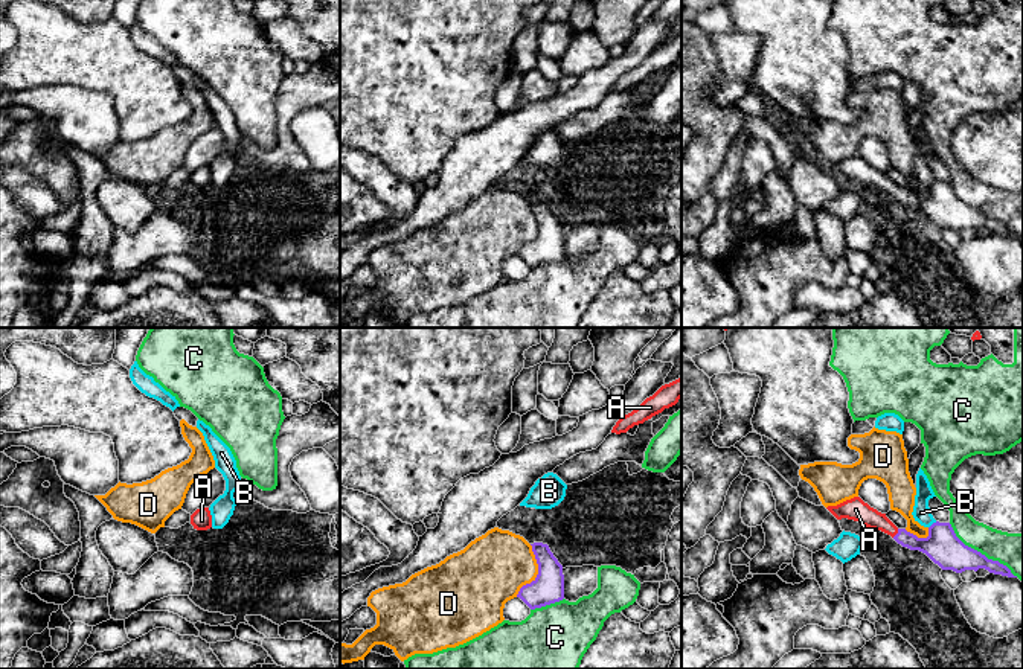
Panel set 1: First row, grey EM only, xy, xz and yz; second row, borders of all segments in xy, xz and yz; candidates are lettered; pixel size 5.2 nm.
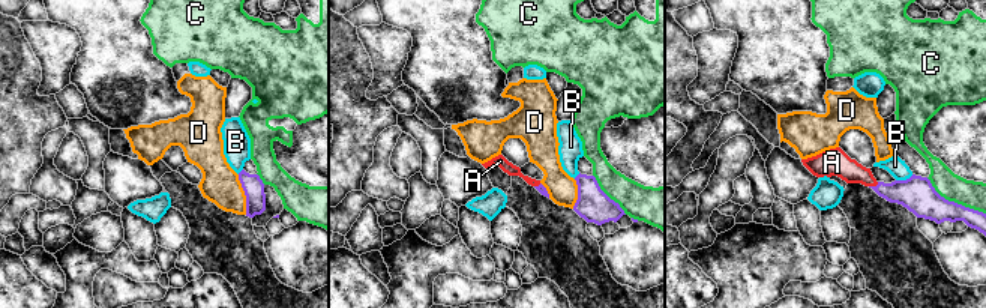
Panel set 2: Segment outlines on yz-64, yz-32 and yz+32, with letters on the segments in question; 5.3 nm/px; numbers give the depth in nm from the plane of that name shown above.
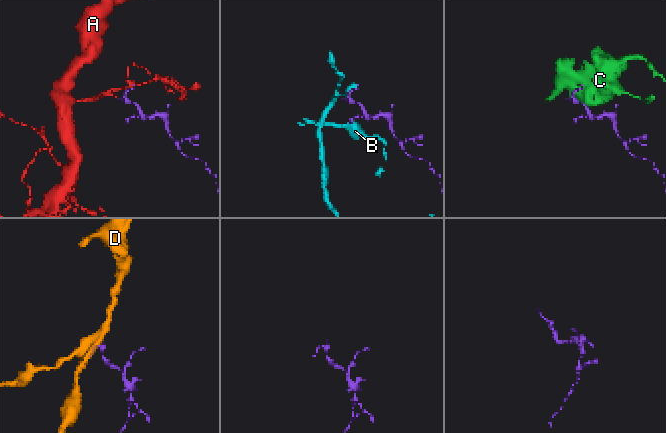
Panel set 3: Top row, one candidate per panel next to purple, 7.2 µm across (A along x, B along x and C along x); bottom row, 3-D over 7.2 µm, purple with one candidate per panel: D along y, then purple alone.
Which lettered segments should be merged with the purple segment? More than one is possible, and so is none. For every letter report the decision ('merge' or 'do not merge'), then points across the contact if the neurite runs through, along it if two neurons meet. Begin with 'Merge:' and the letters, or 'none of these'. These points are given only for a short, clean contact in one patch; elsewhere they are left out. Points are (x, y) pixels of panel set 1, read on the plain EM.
Merge: A
A: merge; runs through yz (942, 204), (917, 203), (897, 192), (857, 168)
B: do not merge
C: do not merge
D: do not merge

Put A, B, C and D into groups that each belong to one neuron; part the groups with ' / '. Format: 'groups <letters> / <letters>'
groups A / B / C / D

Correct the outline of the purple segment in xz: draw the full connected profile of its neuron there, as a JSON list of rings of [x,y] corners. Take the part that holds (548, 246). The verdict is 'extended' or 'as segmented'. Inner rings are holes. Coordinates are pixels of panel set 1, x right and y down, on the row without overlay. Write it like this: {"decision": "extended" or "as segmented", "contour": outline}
{"decision": "as segmented", "contour": [[[534,201],[532,210],[538,222],[538,233],[520,247],[520,256],[531,268],[541,267],[564,258],[563,224],[547,203]]]}

